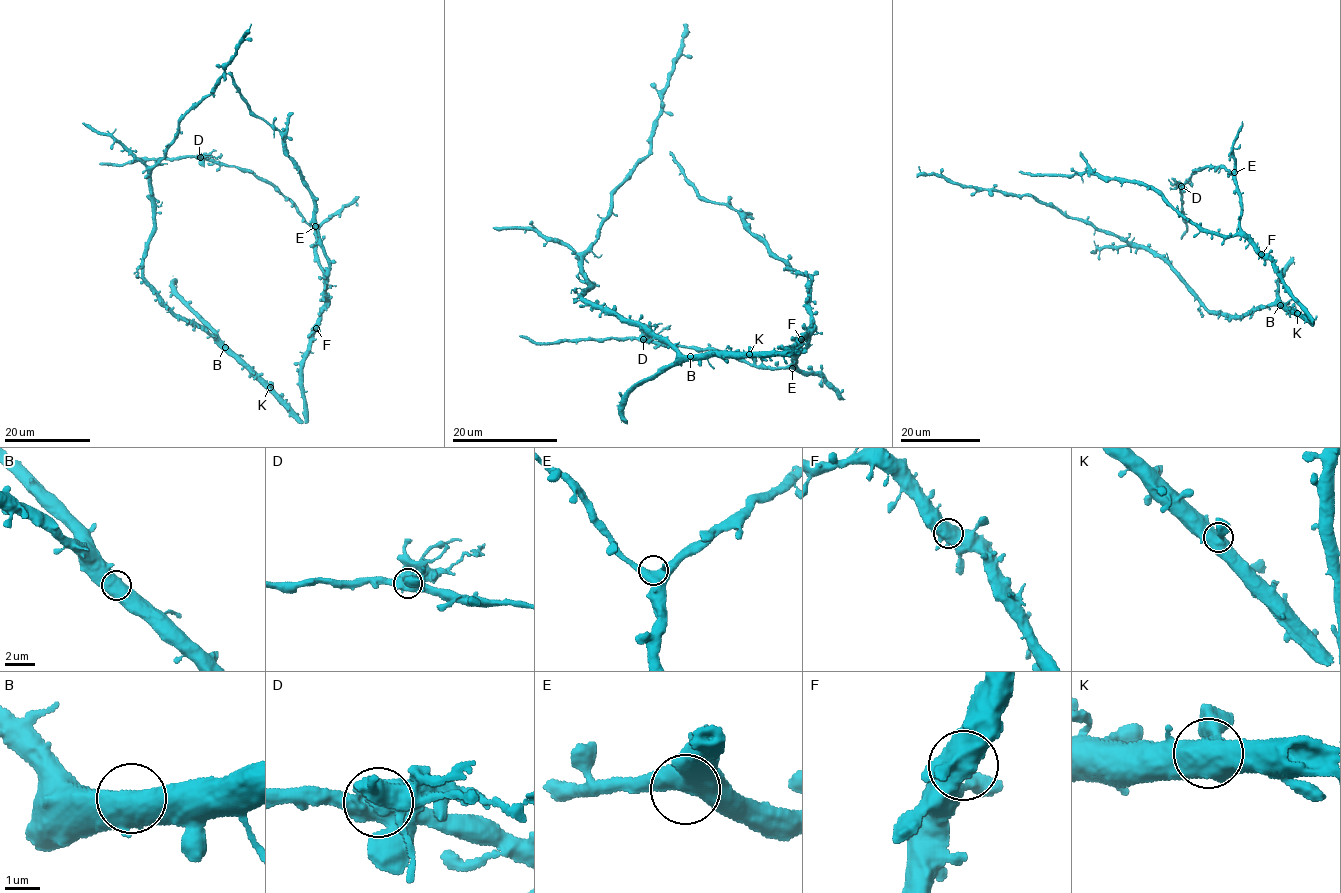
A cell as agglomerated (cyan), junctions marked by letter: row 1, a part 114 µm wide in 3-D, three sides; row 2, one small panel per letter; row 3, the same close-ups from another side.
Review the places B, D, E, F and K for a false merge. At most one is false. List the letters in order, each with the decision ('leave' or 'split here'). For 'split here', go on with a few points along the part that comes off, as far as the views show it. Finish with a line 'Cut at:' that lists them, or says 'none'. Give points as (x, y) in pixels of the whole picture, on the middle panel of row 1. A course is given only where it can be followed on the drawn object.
B: leave
D: split here | (643, 339), (653, 338), (670, 325)
E: leave
F: leave
K: leave
Cut at: D

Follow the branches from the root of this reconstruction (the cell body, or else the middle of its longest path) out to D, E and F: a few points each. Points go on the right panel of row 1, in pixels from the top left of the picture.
D: (1288, 312), (1296, 310), (1313, 322), (1279, 270), (1241, 229), (1234, 174), (1219, 166), (1196, 169), (1182, 186)
E: (1288, 312), (1296, 310), (1313, 322), (1279, 270), (1261, 255), (1241, 229), (1240, 197), (1234, 172)
F: (1288, 312), (1296, 310), (1313, 322), (1279, 270), (1261, 254)

